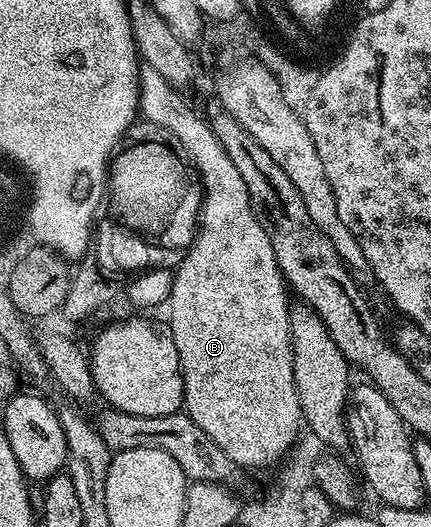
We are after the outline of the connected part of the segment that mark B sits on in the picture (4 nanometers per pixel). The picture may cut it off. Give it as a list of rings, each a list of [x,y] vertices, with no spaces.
[[[146,64],[140,66],[137,87],[140,116],[154,121],[174,137],[172,140],[187,154],[201,182],[201,212],[195,236],[173,273],[173,286],[167,302],[167,324],[175,339],[175,351],[179,355],[183,375],[184,412],[237,466],[274,462],[284,458],[294,448],[293,440],[297,437],[297,428],[302,428],[303,418],[293,374],[289,322],[291,297],[281,268],[277,265],[271,239],[267,239],[267,231],[253,213],[243,175],[239,175],[235,163],[231,163],[231,155],[223,151],[223,143],[215,139],[215,131],[211,131],[208,121],[198,110],[196,113],[192,103],[181,94],[184,92],[178,86],[167,83],[155,67]]]

